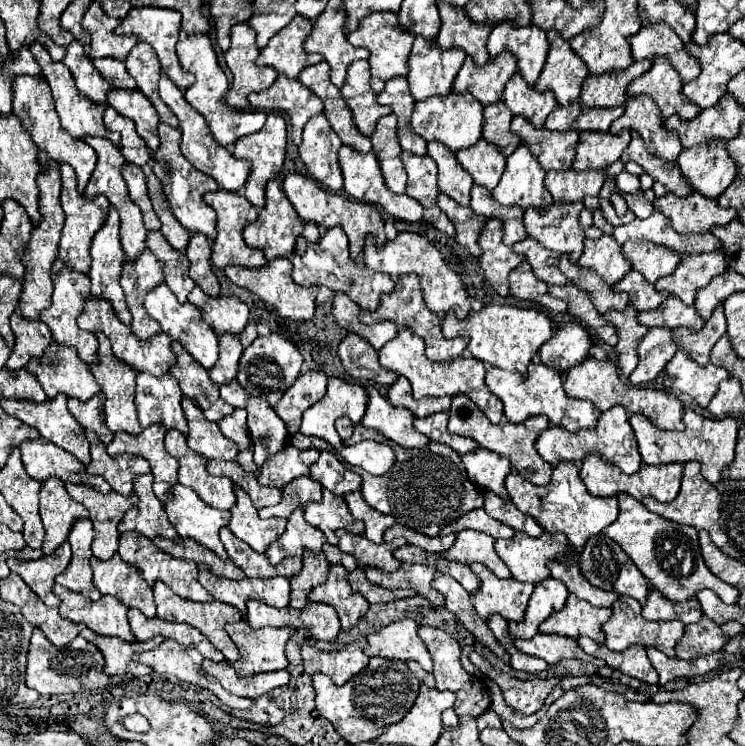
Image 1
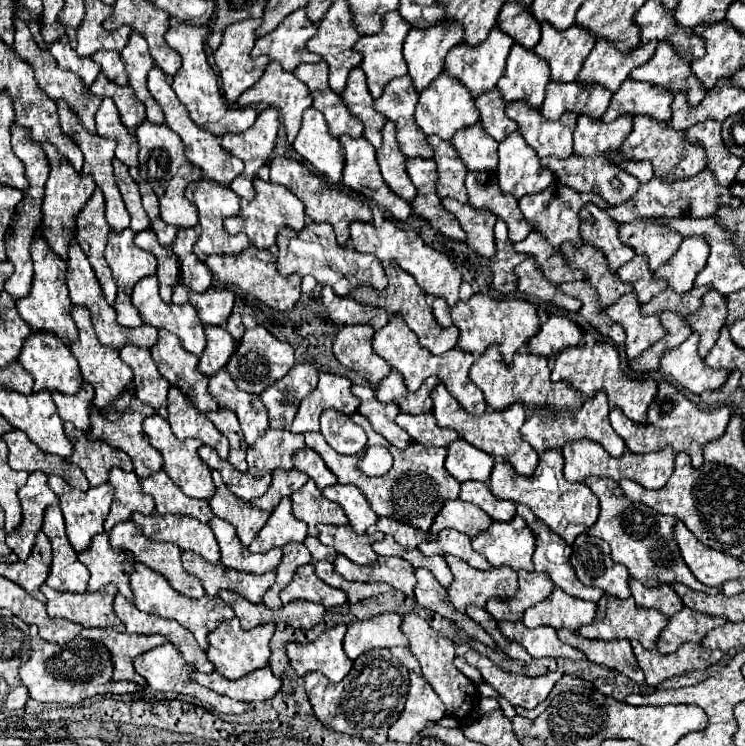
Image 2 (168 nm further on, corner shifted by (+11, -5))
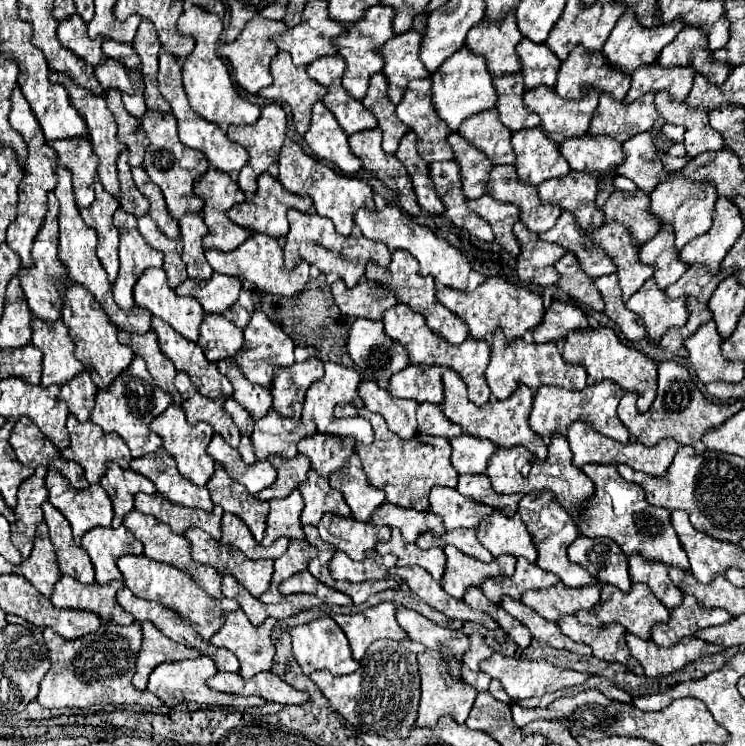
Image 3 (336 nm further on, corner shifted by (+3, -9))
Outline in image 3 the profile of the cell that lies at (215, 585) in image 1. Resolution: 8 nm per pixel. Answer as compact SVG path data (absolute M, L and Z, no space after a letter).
M190 527L186 539L192 545L192 557L198 563L212 563L218 573L230 571L254 597L260 597L272 579L272 559L248 559L242 551L212 539L206 531Z

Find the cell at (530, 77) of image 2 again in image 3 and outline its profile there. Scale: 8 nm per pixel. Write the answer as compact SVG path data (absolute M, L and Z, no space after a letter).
M522 39L516 47L520 61L522 61L522 75L524 75L524 87L534 89L538 85L554 87L560 59L548 51L546 43L532 43L530 39Z

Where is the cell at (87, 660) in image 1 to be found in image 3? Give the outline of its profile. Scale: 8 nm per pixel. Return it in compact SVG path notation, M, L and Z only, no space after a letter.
M112 619L100 625L100 633L84 635L82 639L64 639L52 629L44 629L44 641L50 651L52 667L40 683L38 703L48 709L64 707L92 707L100 703L112 705L132 705L138 703L146 709L162 707L164 703L150 691L140 691L132 685L132 675L136 671L136 651L140 651L142 631L140 621L132 625L118 625Z

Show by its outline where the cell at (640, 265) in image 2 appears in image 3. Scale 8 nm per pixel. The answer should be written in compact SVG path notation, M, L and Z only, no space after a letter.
M662 227L648 243L644 243L644 247L640 247L640 261L654 265L654 279L660 289L676 283L688 269L688 265L680 263L672 231L668 231L668 227Z

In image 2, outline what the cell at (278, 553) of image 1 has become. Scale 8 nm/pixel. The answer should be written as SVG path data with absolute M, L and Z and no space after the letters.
M284 497L274 509L274 513L270 515L268 523L262 527L262 531L254 537L248 549L252 553L264 553L264 551L270 551L272 547L284 547L290 541L304 543L306 535L308 535L306 523L298 521L292 515L290 497Z

